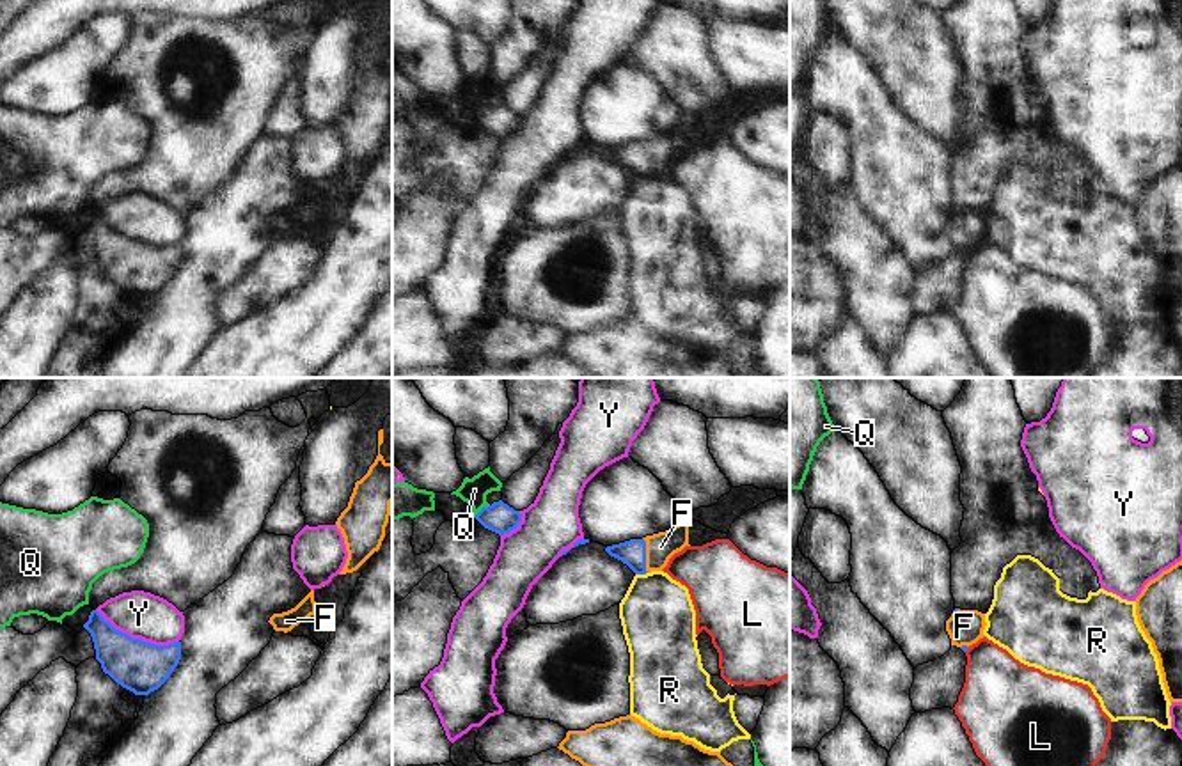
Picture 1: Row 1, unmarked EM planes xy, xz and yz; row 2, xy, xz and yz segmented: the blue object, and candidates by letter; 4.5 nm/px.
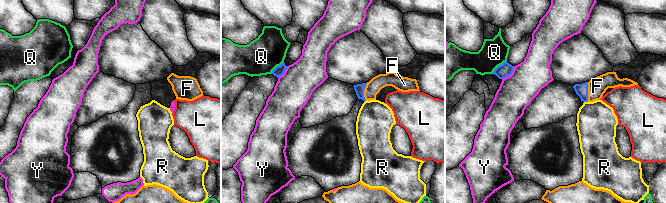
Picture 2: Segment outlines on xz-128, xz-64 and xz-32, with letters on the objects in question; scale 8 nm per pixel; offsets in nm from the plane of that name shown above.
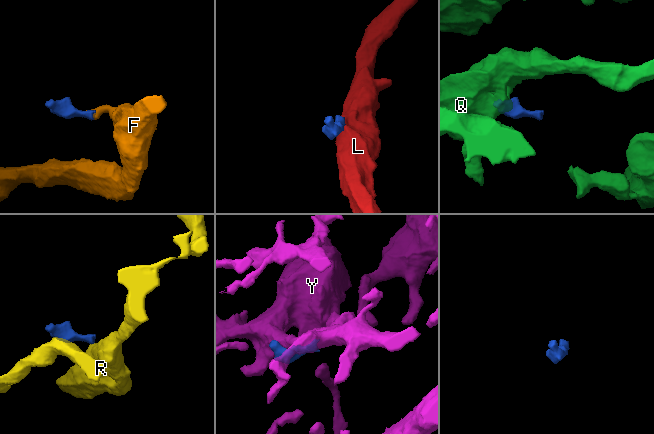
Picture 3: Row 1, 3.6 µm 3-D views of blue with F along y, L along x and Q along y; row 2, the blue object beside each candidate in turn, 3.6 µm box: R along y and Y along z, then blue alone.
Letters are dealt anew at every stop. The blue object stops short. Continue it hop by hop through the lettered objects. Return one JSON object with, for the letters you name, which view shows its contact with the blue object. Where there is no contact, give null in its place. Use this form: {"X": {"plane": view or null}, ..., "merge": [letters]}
{"F": {"plane": "xz"}, "merge": ["F"]}

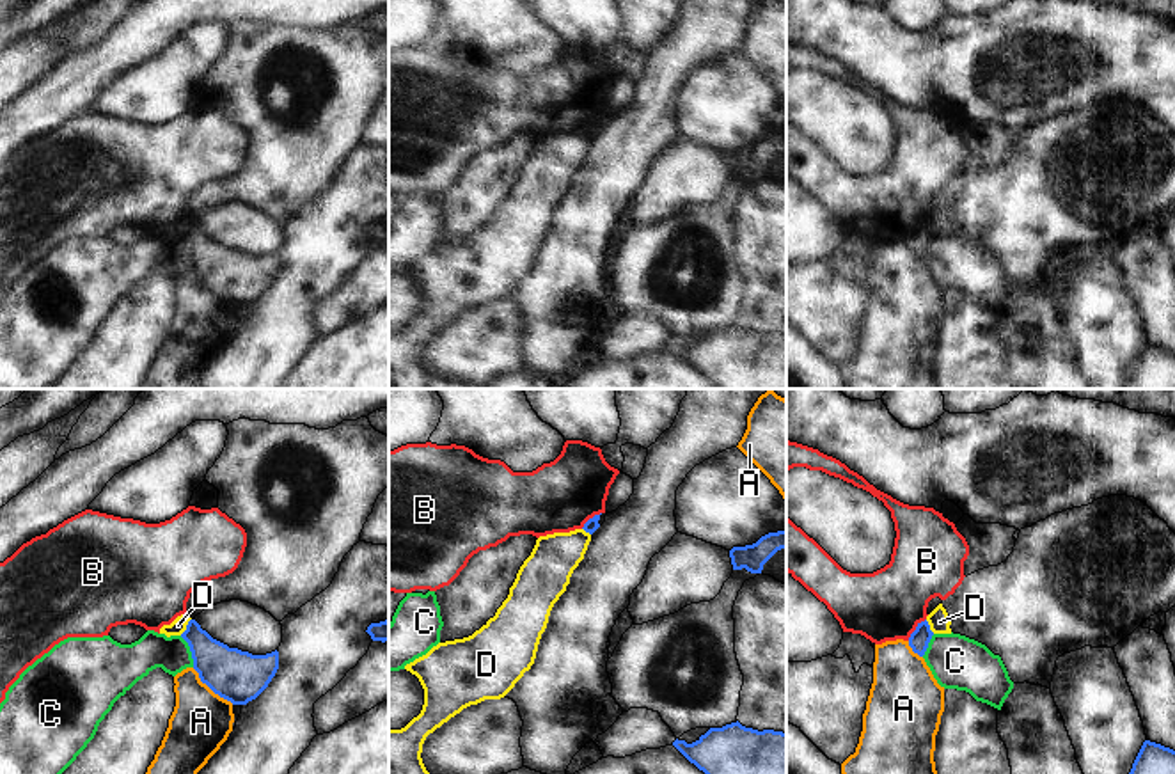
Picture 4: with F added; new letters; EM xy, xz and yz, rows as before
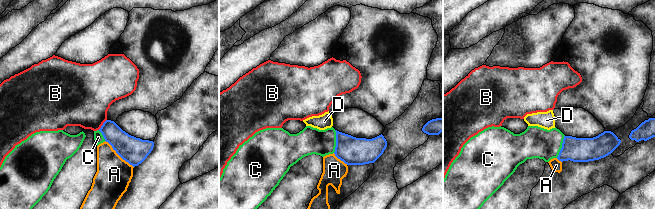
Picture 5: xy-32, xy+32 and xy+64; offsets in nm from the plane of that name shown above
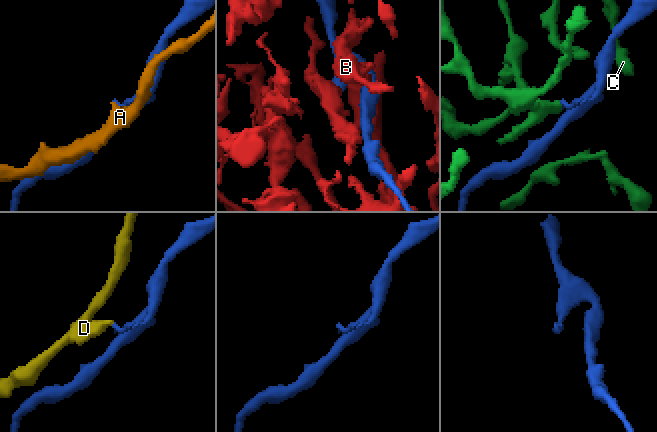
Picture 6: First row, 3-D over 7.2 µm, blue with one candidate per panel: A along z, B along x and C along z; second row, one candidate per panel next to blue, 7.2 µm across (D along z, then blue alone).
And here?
{"merge": []}

